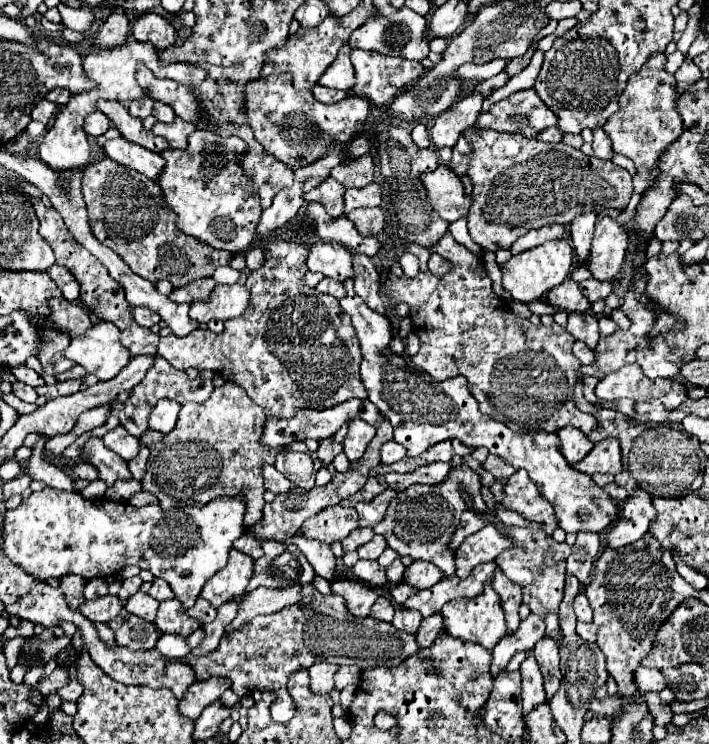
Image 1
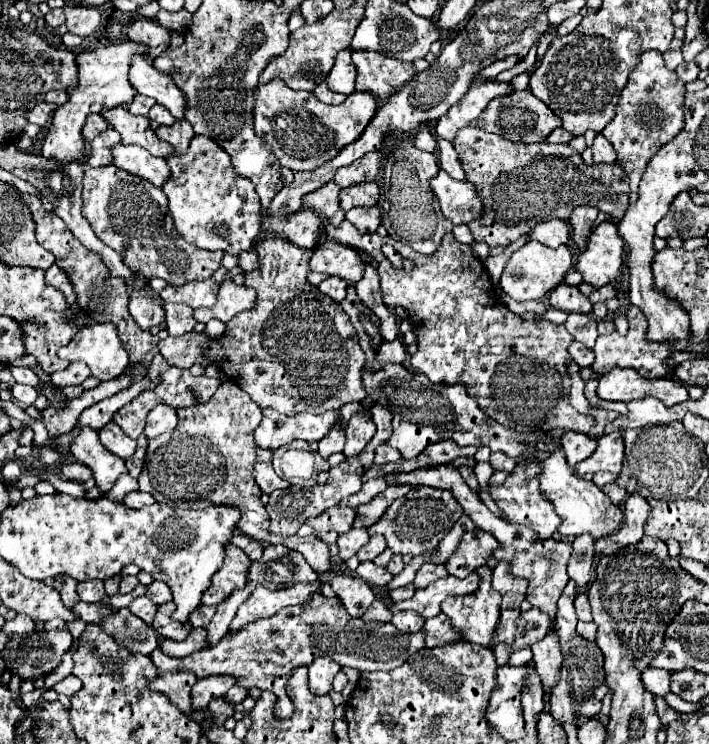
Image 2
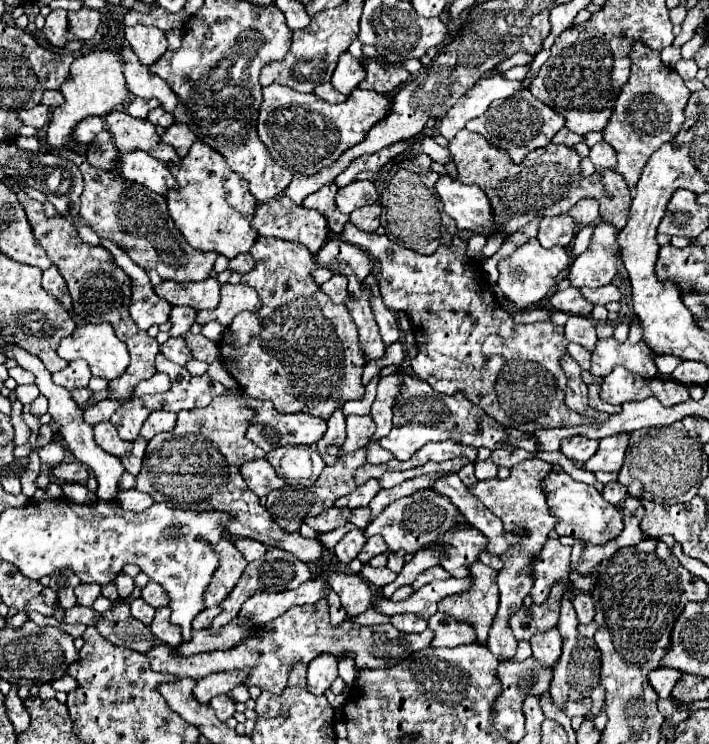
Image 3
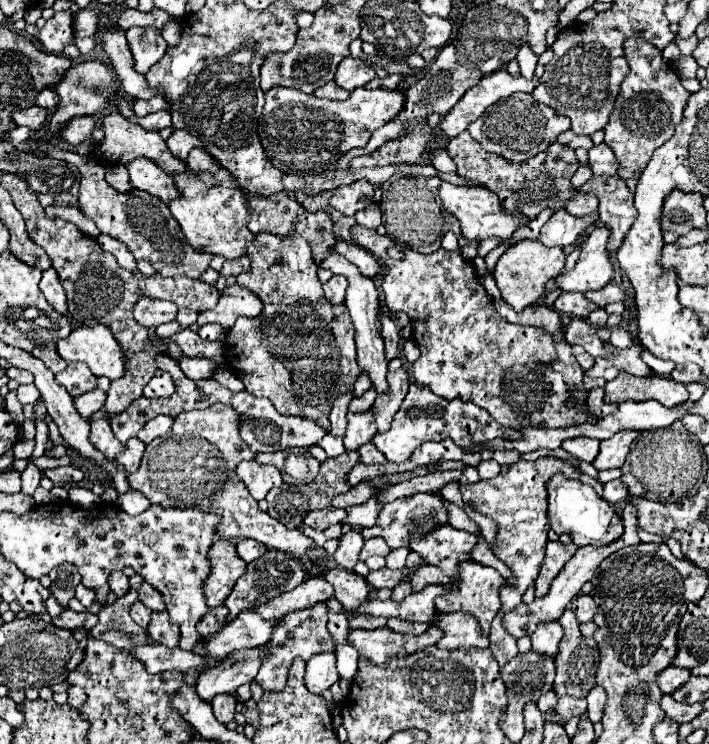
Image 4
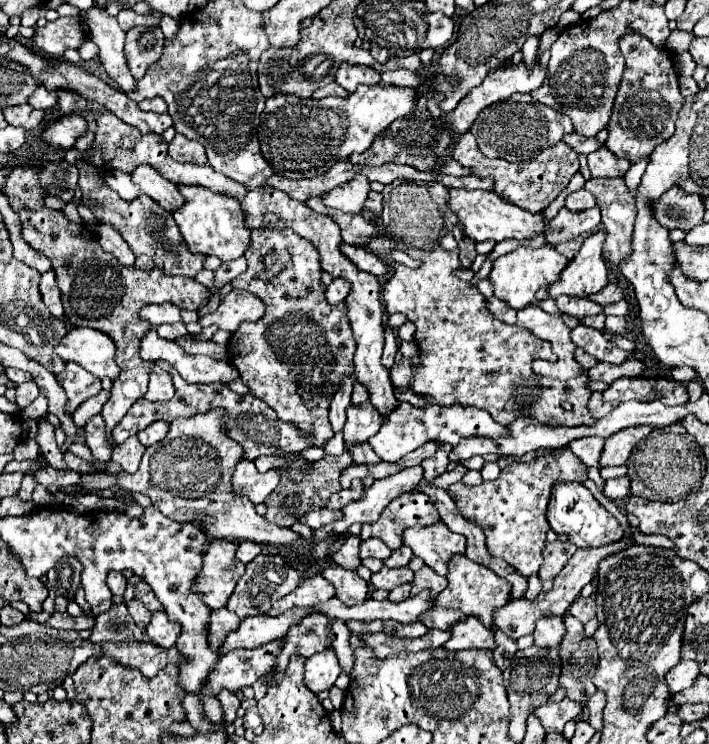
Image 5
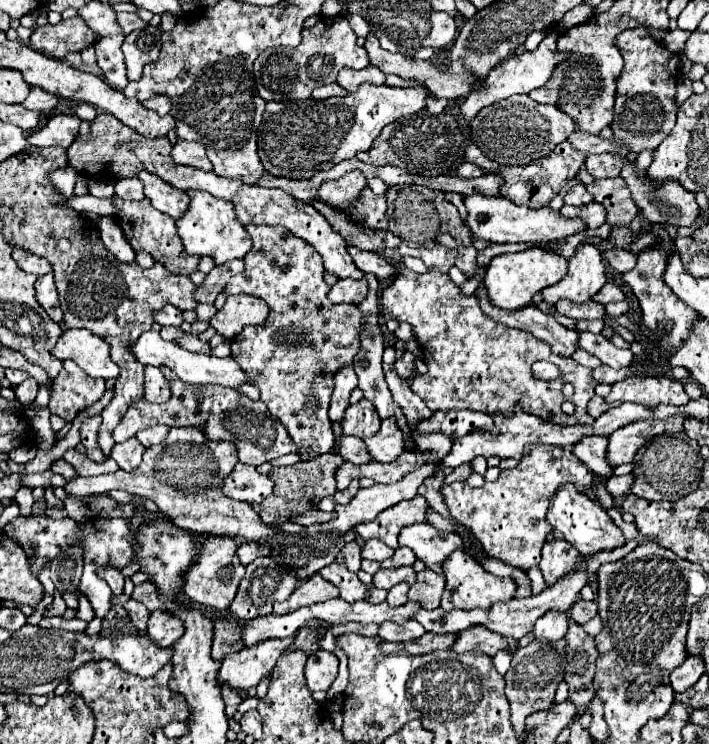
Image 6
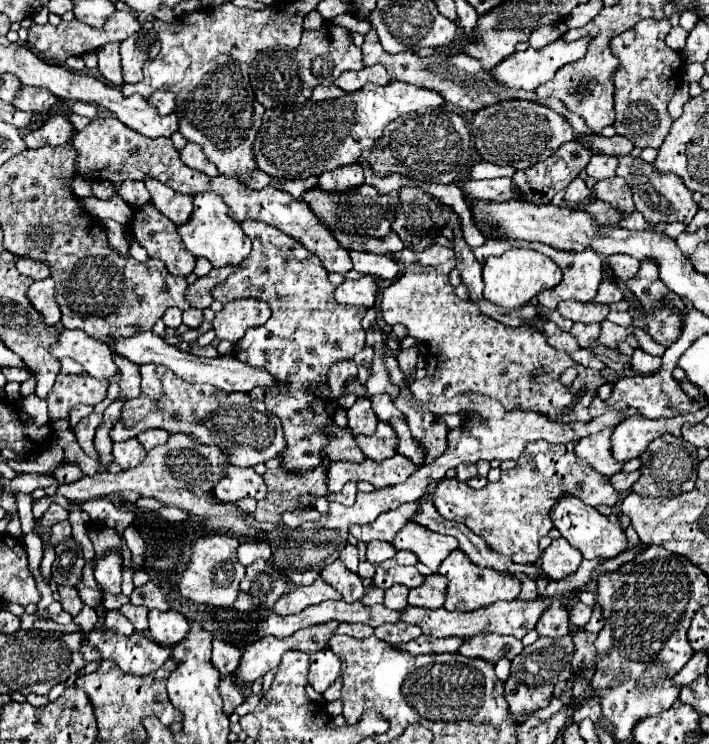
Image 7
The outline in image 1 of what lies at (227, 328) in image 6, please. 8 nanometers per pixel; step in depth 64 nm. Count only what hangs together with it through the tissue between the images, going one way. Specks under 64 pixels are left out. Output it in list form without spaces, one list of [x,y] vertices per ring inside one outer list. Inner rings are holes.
[[[218,284],[212,292],[212,302],[194,302],[190,318],[196,322],[230,320],[240,316],[250,304],[250,292],[242,284]]]

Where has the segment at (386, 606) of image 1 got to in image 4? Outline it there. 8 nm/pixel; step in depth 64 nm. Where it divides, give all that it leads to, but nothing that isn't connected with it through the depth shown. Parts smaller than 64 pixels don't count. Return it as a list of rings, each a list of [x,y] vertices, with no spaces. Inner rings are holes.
[[[350,618],[350,628],[356,630],[376,630],[384,626],[386,626],[386,618]]]

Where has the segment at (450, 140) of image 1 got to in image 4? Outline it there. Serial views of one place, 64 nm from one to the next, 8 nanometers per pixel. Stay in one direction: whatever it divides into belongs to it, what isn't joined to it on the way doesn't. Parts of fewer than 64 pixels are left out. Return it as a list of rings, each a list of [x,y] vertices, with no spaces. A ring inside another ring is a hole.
[[[500,68],[496,72],[486,74],[486,78],[470,88],[458,104],[444,116],[442,120],[442,132],[448,138],[458,136],[472,124],[488,106],[492,106],[496,100],[508,98],[514,92],[532,92],[538,86],[538,78],[524,78],[524,76],[512,76],[506,68]]]

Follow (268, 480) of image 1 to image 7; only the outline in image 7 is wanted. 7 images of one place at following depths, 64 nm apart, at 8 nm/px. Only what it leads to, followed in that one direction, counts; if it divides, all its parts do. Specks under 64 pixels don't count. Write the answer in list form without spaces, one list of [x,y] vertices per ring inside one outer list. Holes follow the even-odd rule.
[[[224,466],[222,479],[214,488],[214,494],[222,502],[234,502],[240,498],[254,498],[262,500],[268,490],[260,474],[252,468],[238,468],[238,466]]]

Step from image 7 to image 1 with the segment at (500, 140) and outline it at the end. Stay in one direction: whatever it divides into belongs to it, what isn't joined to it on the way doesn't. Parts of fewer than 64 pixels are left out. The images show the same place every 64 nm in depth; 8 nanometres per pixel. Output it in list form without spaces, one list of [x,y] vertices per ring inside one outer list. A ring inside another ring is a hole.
[[[530,90],[514,92],[512,96],[492,104],[476,118],[476,126],[484,130],[522,134],[524,138],[536,138],[542,130],[556,126],[556,114]]]

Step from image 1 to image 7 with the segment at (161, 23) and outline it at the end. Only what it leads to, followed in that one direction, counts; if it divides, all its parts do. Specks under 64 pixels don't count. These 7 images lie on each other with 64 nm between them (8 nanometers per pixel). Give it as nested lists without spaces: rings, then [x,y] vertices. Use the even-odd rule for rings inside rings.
[[[140,28],[136,34],[126,38],[120,44],[120,56],[122,56],[122,74],[124,82],[136,84],[140,82],[144,62],[154,60],[160,52],[160,40],[154,28]]]

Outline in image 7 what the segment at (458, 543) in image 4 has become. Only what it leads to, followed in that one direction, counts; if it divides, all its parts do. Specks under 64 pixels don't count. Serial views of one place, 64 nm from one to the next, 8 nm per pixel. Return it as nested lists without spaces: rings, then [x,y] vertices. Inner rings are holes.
[[[408,522],[394,538],[392,546],[396,550],[410,550],[418,556],[422,564],[426,564],[432,572],[438,570],[442,560],[456,550],[456,540],[452,536],[444,534],[432,534],[430,530],[424,530],[424,526]]]

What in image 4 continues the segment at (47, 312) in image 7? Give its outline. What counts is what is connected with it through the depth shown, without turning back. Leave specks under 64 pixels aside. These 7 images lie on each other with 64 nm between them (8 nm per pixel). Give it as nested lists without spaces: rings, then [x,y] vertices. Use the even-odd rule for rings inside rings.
[[[48,268],[46,272],[42,272],[40,290],[42,290],[44,298],[48,300],[48,304],[58,314],[66,314],[66,310],[68,310],[68,306],[66,306],[66,294],[64,294],[64,288],[60,286],[60,280],[56,278],[56,272],[52,268]]]

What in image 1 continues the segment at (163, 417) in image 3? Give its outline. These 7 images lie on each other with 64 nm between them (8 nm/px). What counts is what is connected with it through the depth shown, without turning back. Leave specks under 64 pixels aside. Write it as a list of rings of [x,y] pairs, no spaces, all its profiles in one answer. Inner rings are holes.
[[[162,398],[154,406],[154,410],[152,410],[150,418],[148,418],[148,428],[156,430],[156,432],[162,432],[162,434],[168,434],[176,426],[178,412],[180,412],[180,404],[178,402]]]

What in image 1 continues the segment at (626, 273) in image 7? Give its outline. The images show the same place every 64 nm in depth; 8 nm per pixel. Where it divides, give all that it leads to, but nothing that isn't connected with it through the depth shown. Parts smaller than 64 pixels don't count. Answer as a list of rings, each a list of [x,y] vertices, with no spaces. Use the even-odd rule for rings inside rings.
[[[464,130],[468,142],[472,144],[472,154],[468,162],[468,176],[472,180],[472,210],[468,212],[468,230],[472,240],[484,250],[500,250],[510,248],[520,236],[524,236],[532,228],[540,228],[546,224],[564,224],[568,226],[576,214],[584,210],[626,210],[628,200],[632,196],[632,176],[628,170],[616,166],[614,162],[604,162],[598,158],[586,158],[580,150],[566,146],[564,142],[546,144],[540,140],[528,140],[518,134],[504,134],[496,130]]]

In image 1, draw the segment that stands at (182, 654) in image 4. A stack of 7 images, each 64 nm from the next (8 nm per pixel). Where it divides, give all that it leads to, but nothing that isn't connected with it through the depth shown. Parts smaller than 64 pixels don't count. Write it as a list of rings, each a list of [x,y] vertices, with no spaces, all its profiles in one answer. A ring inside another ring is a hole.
[[[310,584],[310,598],[276,614],[254,618],[244,628],[224,634],[214,652],[206,656],[188,654],[184,660],[192,666],[198,680],[206,680],[212,674],[232,678],[232,692],[238,696],[248,696],[254,690],[272,690],[282,698],[288,694],[290,674],[300,668],[310,668],[314,662],[336,662],[338,666],[358,666],[360,670],[376,666],[392,668],[418,652],[418,648],[416,636],[404,634],[392,624],[372,618],[362,618],[358,622],[348,614],[344,598],[336,594],[322,596]]]

